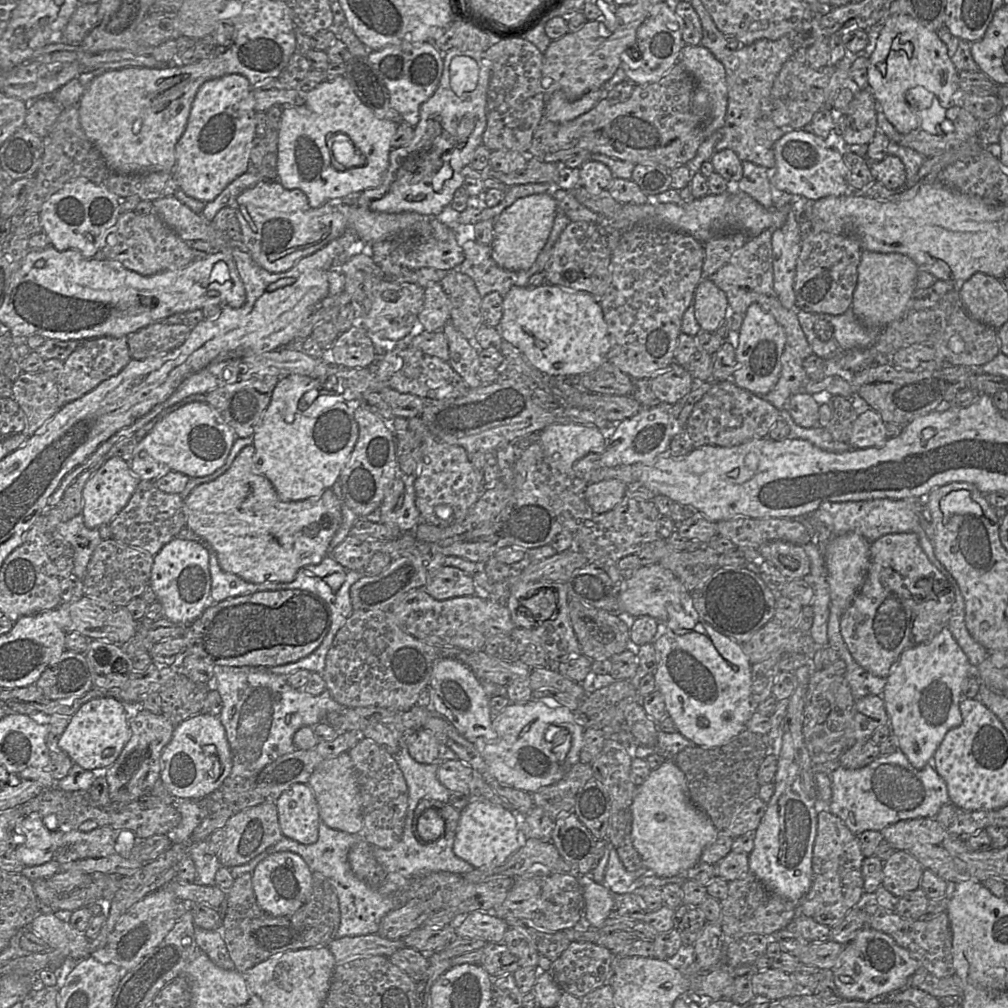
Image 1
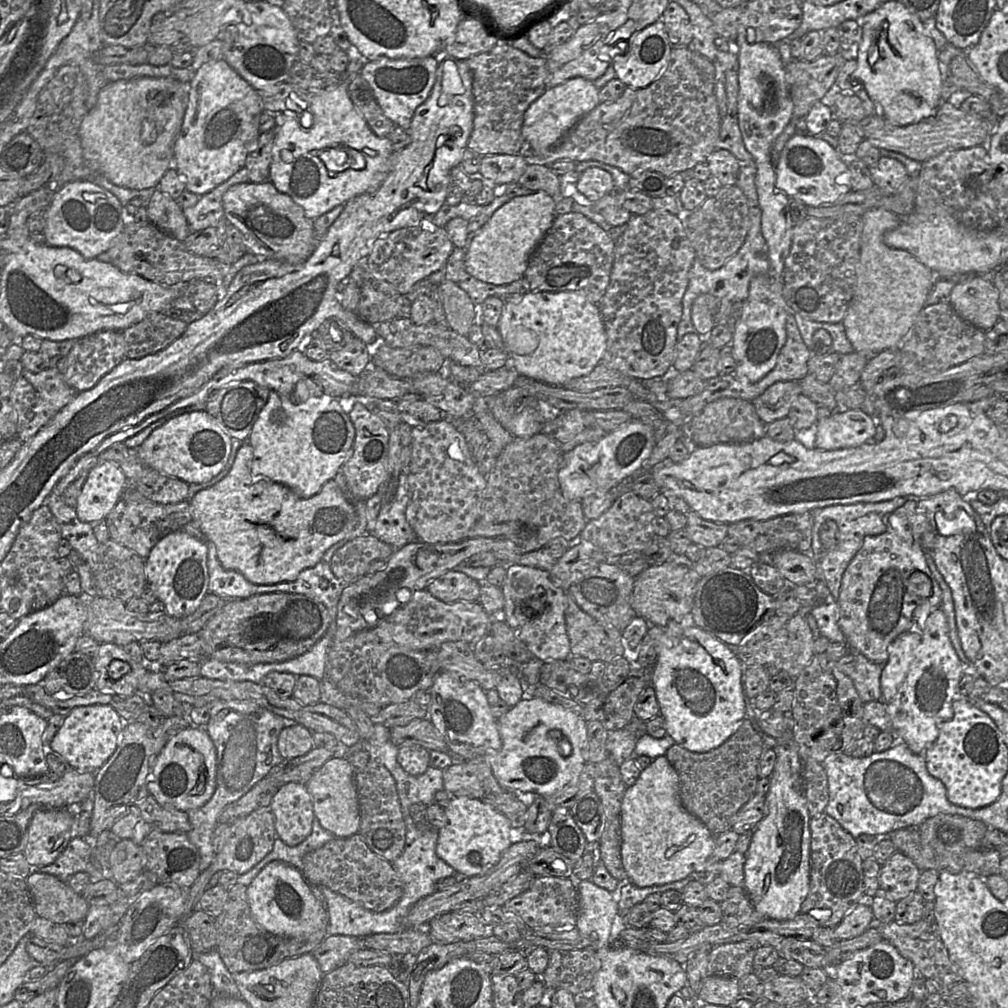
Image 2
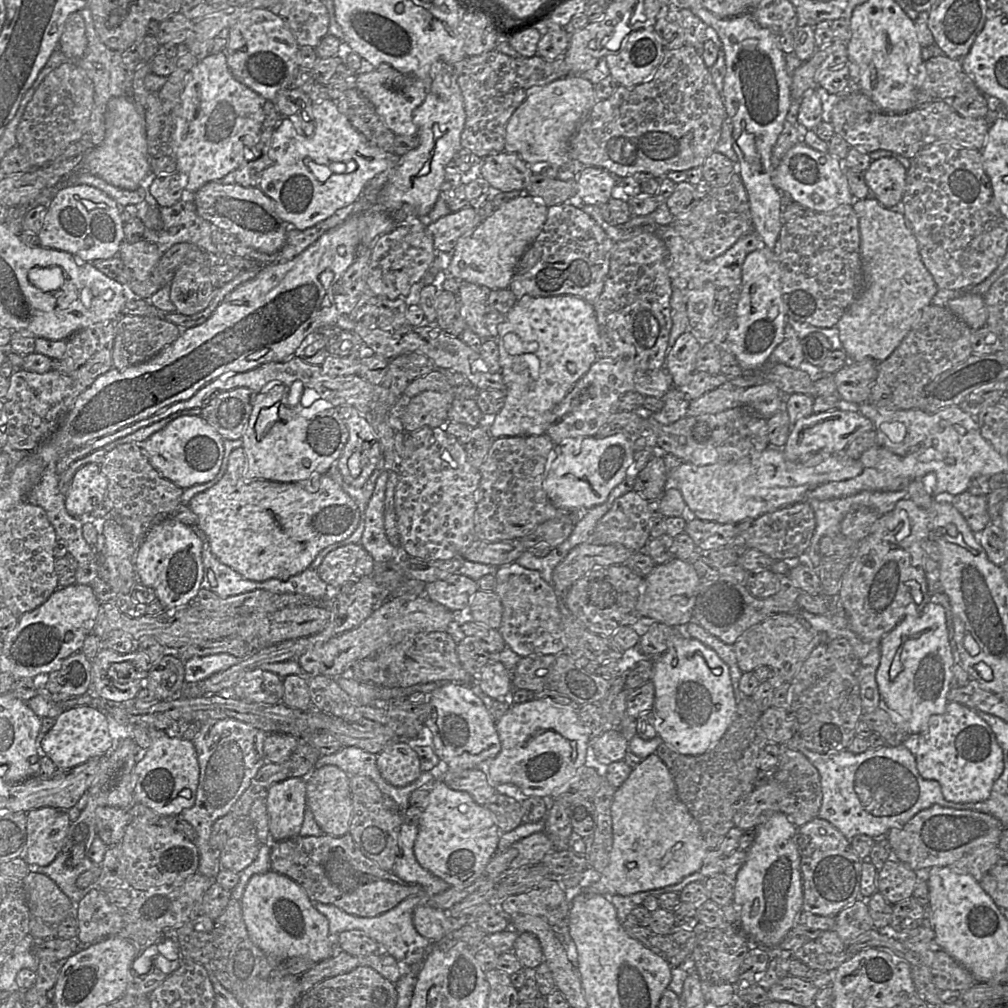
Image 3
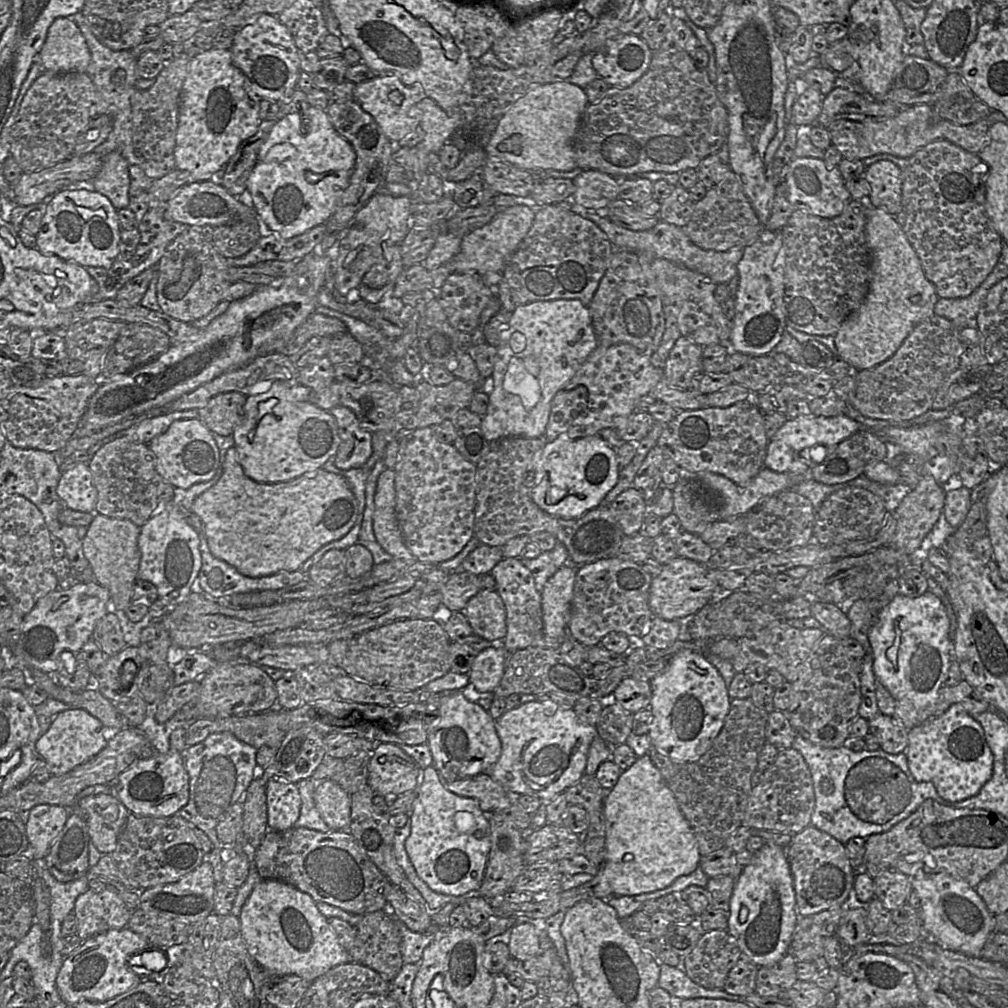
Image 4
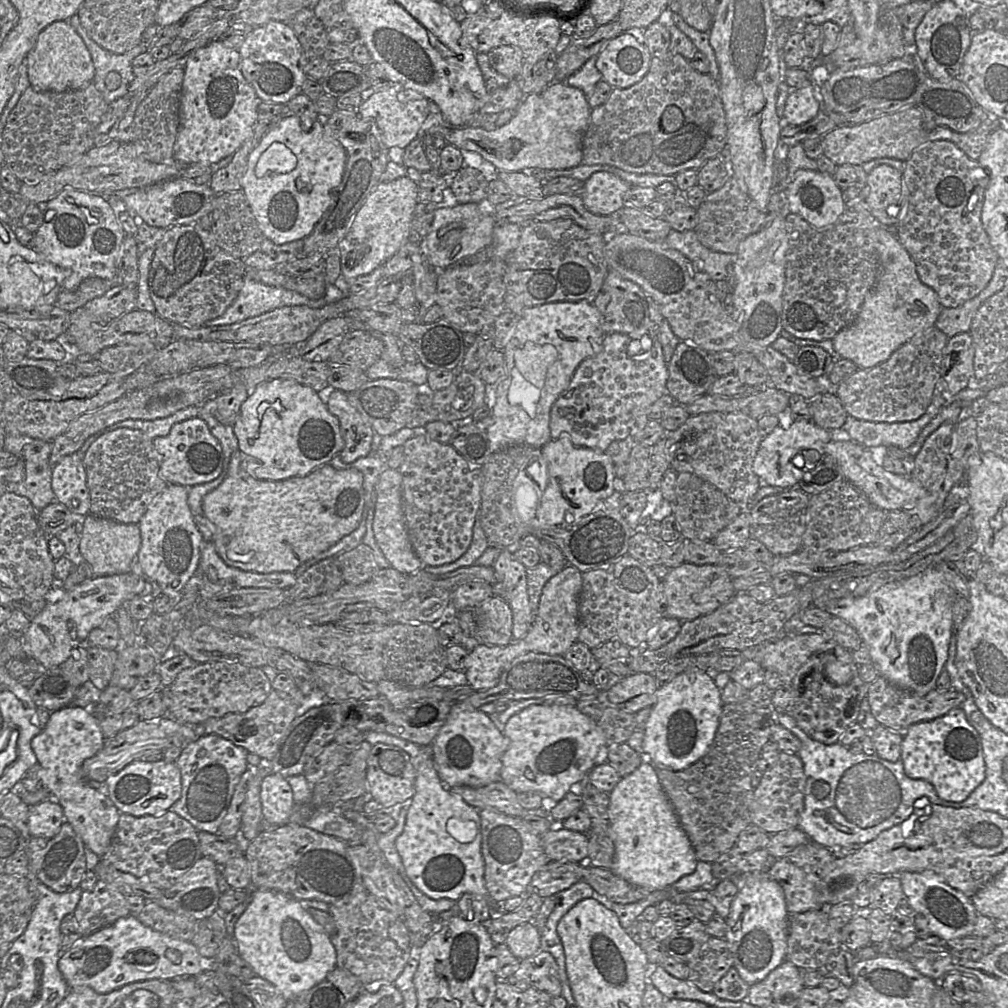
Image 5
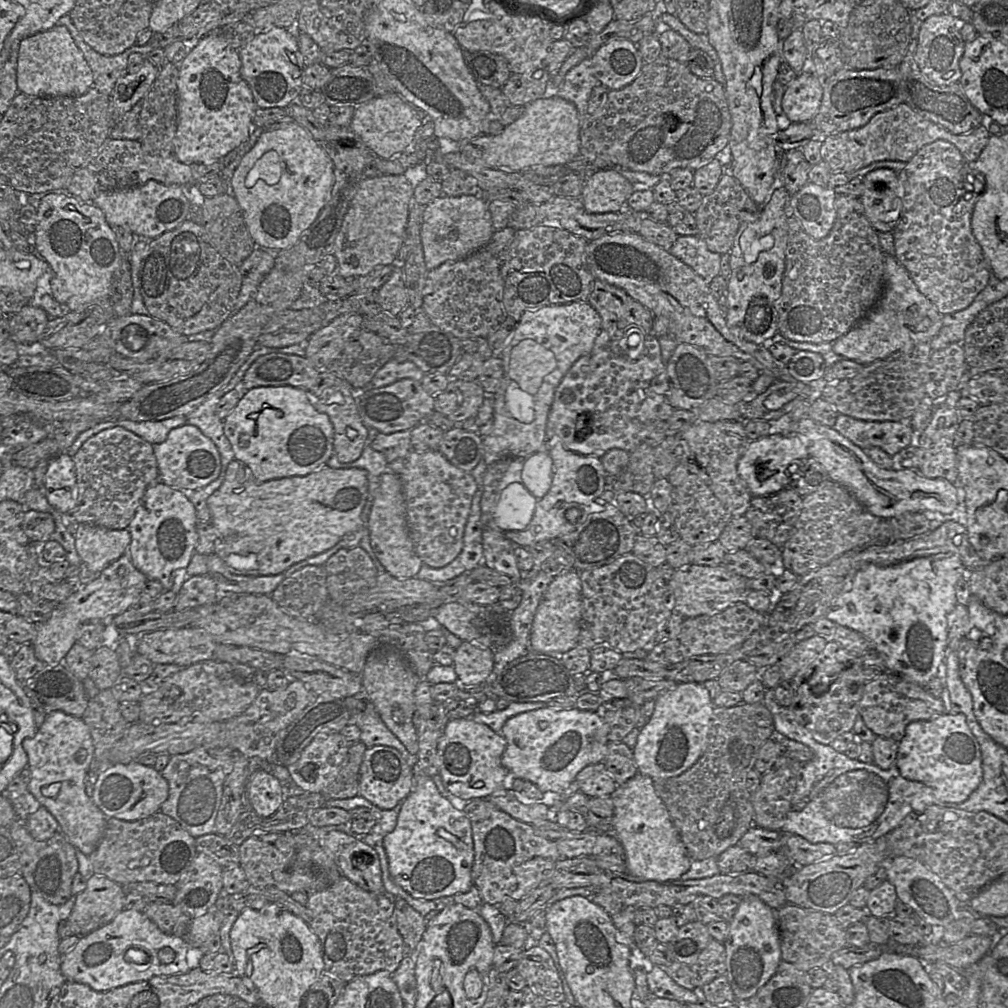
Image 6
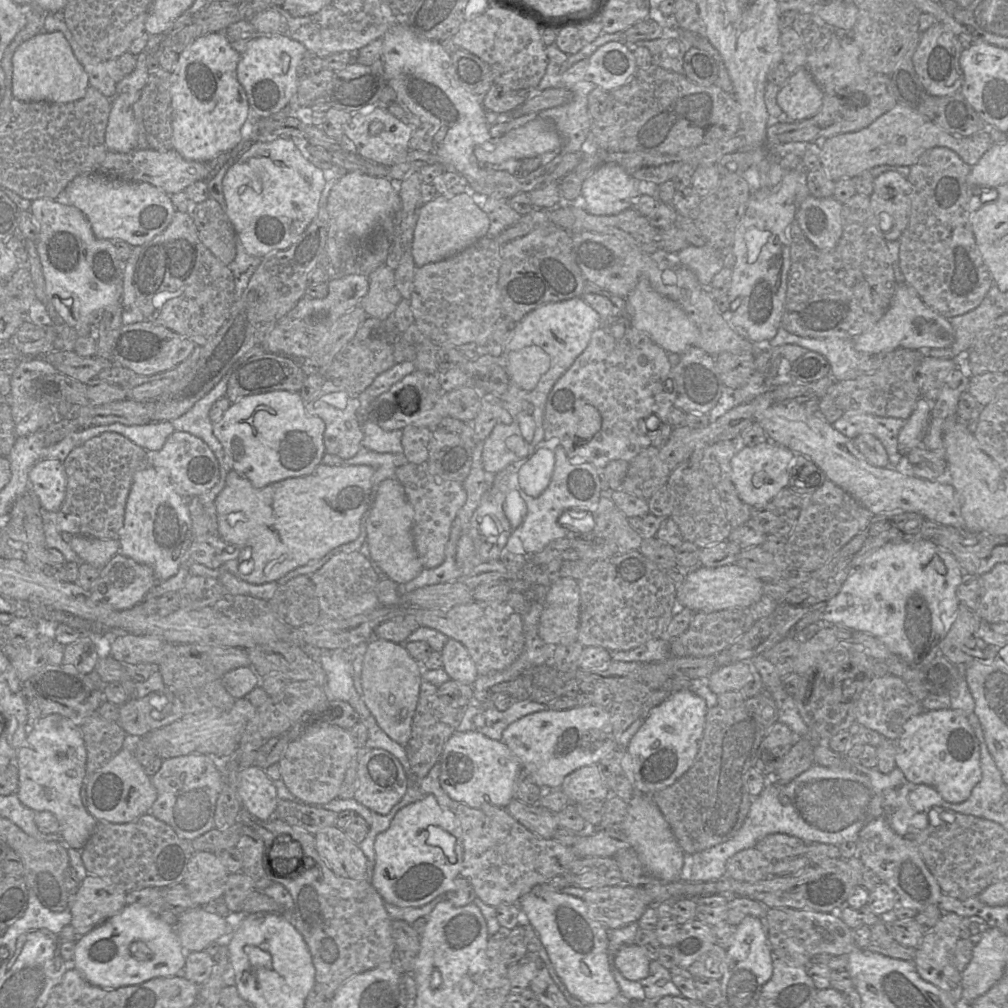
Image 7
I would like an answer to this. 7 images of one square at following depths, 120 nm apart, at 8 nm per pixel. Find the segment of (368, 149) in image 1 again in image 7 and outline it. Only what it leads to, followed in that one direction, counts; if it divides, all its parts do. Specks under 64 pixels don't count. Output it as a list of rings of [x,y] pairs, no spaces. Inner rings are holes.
[[[291,139],[253,143],[222,180],[224,210],[239,244],[259,258],[290,247],[317,215],[325,184],[324,171],[306,159]]]

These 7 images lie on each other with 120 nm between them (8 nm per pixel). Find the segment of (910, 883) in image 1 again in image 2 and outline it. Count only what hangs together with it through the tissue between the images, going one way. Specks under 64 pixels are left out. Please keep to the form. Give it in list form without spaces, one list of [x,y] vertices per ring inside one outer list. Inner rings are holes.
[[[897,850],[881,865],[879,883],[887,896],[898,902],[917,890],[921,870],[904,853]]]

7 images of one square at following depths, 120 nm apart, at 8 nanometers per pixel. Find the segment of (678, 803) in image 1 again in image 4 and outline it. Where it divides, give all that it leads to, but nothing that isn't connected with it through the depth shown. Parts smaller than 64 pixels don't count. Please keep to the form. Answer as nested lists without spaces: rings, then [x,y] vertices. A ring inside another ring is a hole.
[[[649,754],[638,757],[608,791],[603,812],[606,856],[592,880],[540,902],[508,904],[503,897],[487,899],[494,915],[504,918],[547,919],[590,898],[613,898],[655,892],[700,866],[701,855],[693,829]]]

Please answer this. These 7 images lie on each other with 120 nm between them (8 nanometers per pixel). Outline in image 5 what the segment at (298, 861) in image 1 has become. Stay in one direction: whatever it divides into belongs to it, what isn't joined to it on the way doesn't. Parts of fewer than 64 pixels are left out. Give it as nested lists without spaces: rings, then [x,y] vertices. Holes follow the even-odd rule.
[[[254,889],[250,904],[235,924],[233,938],[239,956],[250,964],[257,976],[272,983],[289,1002],[321,982],[336,968],[336,950],[331,936],[313,919],[304,902],[281,892]]]

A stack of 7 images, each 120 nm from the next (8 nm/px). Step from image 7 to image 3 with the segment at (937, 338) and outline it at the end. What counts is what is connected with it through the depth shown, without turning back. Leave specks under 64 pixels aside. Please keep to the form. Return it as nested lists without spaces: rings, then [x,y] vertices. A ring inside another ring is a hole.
[[[869,196],[865,199],[855,199],[852,207],[859,221],[862,288],[837,324],[839,338],[850,362],[869,359],[882,362],[901,344],[922,311],[932,303],[939,288],[922,262],[917,239],[900,206],[886,208],[876,198]]]

